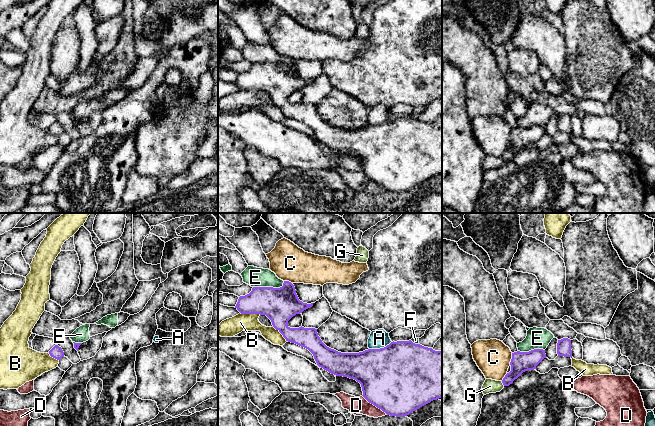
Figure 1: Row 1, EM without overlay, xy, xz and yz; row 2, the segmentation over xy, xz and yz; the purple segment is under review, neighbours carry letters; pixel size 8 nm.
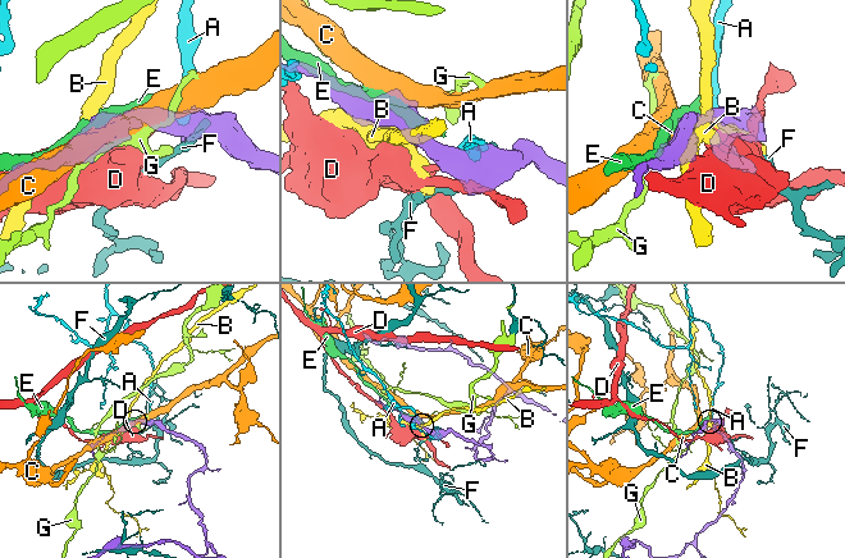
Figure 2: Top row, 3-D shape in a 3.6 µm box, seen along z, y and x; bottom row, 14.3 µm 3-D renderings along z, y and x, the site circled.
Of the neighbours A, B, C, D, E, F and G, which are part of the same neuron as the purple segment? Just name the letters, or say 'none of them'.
none of them

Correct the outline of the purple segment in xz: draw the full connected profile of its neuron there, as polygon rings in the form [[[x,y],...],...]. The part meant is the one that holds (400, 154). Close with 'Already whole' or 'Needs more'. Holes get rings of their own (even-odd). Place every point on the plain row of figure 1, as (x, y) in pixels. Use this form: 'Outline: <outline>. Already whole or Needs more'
Outline: [[[284,57],[280,64],[273,63],[253,63],[252,67],[240,72],[235,84],[241,90],[266,91],[272,98],[273,103],[278,106],[286,117],[295,119],[308,125],[314,132],[317,141],[336,152],[348,153],[361,160],[363,173],[371,180],[381,185],[387,191],[402,193],[407,192],[420,183],[442,173],[442,127],[435,127],[432,124],[424,123],[409,117],[391,118],[384,124],[368,125],[359,129],[341,129],[327,123],[318,112],[315,104],[290,104],[288,97],[296,90],[313,82],[299,76],[294,61],[289,57]]]. Already whole

